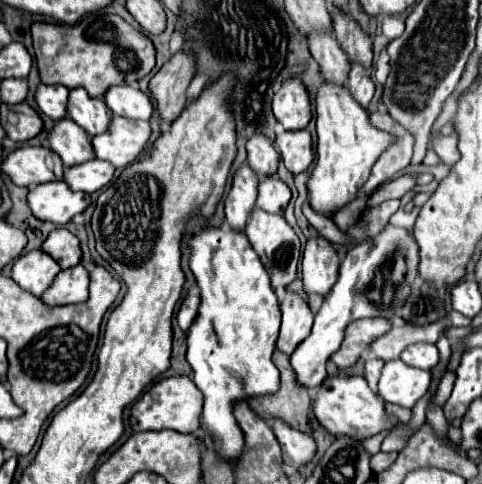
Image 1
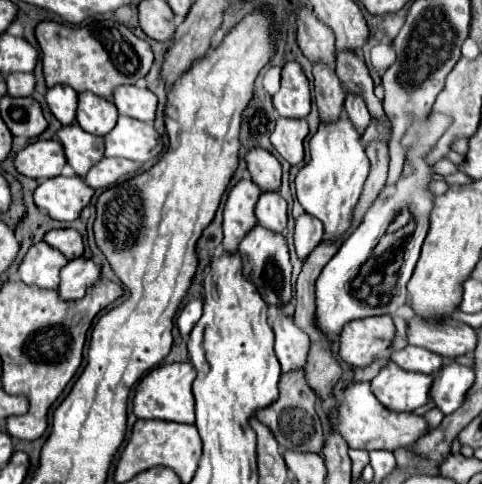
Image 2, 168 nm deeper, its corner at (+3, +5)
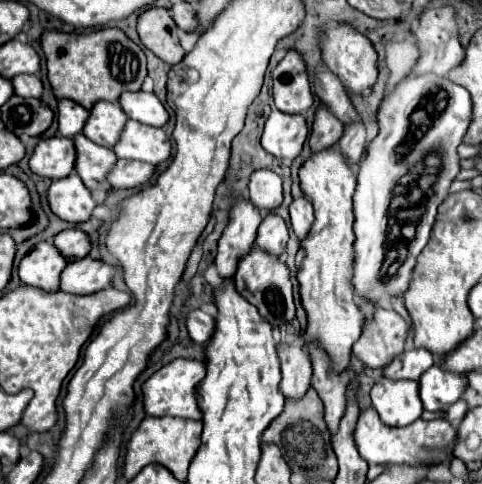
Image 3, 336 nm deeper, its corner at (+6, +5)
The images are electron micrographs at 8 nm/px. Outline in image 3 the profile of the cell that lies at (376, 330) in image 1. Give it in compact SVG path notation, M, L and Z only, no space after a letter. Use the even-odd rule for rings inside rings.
M379 308L373 320L365 322L361 338L353 346L353 354L367 368L383 368L405 350L409 324L395 312Z

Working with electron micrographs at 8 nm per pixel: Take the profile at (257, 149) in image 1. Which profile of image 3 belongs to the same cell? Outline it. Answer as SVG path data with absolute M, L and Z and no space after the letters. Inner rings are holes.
M257 170L249 180L249 200L263 212L273 212L283 202L281 178L271 170Z

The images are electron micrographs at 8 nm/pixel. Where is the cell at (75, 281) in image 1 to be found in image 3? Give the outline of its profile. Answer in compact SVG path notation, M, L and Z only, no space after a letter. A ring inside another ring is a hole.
M83 258L69 262L61 274L61 290L69 294L93 294L113 284L117 268L103 260Z

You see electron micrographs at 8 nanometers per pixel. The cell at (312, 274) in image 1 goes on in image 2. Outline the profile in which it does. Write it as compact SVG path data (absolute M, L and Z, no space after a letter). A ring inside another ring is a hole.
M302 214L296 218L296 232L294 232L294 246L300 260L306 260L308 254L322 242L324 226L318 218L310 214Z

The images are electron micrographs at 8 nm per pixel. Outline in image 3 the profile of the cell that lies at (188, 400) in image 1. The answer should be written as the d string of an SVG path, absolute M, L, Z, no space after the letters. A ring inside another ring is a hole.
M177 358L165 364L143 384L145 410L149 416L179 416L201 420L201 410L197 406L197 384L205 378L205 362Z

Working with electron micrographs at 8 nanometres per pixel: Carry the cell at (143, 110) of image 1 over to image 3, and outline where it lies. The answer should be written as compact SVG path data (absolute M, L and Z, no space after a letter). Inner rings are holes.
M125 92L121 96L119 104L131 120L137 120L141 124L163 128L169 122L169 114L155 94Z

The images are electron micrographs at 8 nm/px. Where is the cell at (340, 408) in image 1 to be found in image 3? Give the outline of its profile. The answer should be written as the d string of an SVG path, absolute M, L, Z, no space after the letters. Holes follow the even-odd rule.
M373 408L361 410L357 428L355 428L355 442L359 454L369 464L429 464L429 460L437 464L445 464L453 458L453 444L457 442L457 430L447 420L415 420L405 428L389 428L381 424L381 418Z

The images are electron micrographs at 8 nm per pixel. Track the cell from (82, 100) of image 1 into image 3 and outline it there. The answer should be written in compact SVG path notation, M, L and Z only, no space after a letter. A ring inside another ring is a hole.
M97 102L83 128L83 134L103 148L113 148L113 144L117 144L117 138L121 138L125 120L127 116L121 106L111 102Z

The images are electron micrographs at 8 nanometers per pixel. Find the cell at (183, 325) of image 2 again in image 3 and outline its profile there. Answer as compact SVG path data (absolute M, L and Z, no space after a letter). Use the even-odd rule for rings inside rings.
M191 310L185 318L189 336L197 344L207 344L215 332L215 318L205 314L203 310Z

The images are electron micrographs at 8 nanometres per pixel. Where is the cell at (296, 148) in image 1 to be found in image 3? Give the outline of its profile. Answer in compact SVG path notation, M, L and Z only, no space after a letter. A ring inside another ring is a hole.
M273 110L265 122L261 144L269 154L289 164L301 154L307 136L309 126L301 114L285 114L281 110Z

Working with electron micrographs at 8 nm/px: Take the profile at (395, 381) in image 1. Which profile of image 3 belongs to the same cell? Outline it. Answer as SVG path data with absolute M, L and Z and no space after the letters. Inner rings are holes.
M381 378L371 388L371 402L387 426L407 426L415 422L423 412L419 386L417 382L409 380Z

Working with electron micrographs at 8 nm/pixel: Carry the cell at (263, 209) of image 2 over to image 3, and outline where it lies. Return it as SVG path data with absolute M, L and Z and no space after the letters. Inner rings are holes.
M275 212L265 214L265 218L259 226L257 246L273 256L281 256L287 246L287 240L289 240L289 230L287 230L287 224L283 222L283 218L279 218Z

